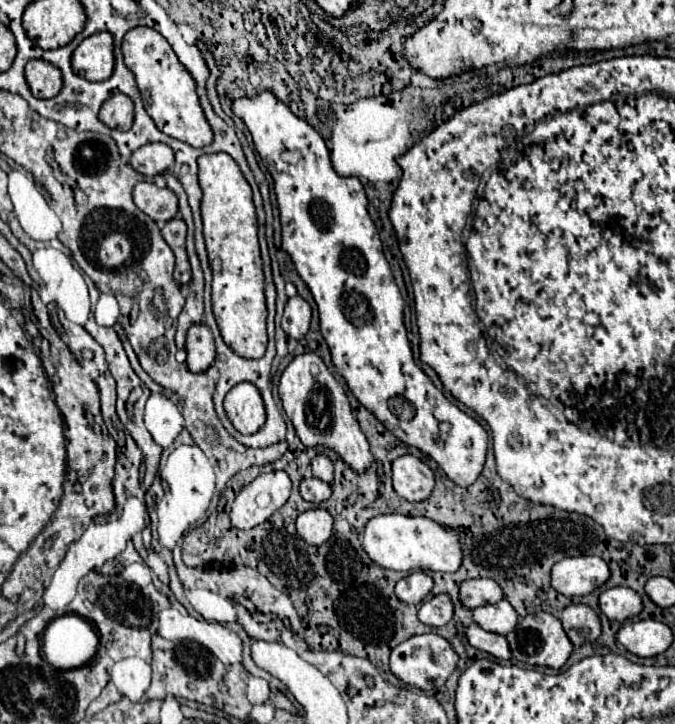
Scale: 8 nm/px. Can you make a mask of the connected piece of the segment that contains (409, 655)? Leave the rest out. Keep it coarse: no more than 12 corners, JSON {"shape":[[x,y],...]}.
{"shape":[[438,634],[398,644],[390,672],[418,690],[440,688],[458,654]]}

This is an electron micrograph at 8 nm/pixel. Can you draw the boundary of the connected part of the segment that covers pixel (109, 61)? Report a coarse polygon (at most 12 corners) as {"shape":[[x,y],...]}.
{"shape":[[88,36],[72,54],[74,74],[100,82],[114,70],[112,38]]}

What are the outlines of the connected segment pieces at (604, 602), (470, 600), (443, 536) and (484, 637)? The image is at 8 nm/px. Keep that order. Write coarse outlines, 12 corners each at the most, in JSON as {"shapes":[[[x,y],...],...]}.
{"shapes":[[[632,588],[602,592],[598,604],[608,620],[624,622],[642,610]],[[490,578],[464,580],[460,602],[468,610],[496,604],[502,590]],[[376,516],[362,548],[376,566],[454,572],[458,532],[430,518]],[[478,624],[466,630],[476,650],[500,660],[510,660],[508,642]]]}

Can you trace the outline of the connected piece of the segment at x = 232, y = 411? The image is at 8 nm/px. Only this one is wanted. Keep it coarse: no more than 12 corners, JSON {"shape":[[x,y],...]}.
{"shape":[[250,382],[226,394],[224,410],[240,434],[266,422],[262,396]]}

